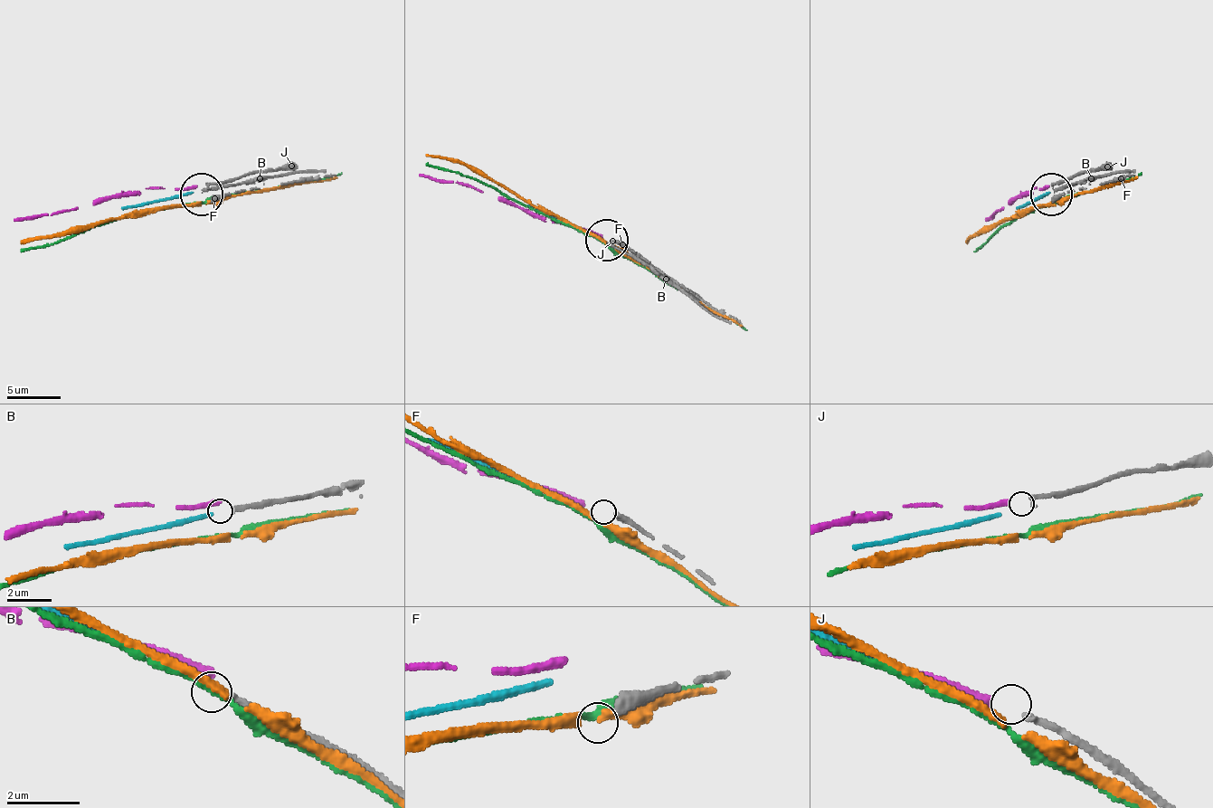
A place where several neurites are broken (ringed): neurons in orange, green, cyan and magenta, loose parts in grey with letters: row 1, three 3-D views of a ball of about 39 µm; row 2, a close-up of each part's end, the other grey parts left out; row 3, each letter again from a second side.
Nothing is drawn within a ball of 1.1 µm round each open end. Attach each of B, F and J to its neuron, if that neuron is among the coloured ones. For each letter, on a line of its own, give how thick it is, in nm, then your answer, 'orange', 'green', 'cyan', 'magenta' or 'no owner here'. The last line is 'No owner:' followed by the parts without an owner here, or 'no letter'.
B: calibre 190 nm; cyan
F: calibre 320 nm; no owner here
J: calibre 190 nm; magenta
No owner: F

